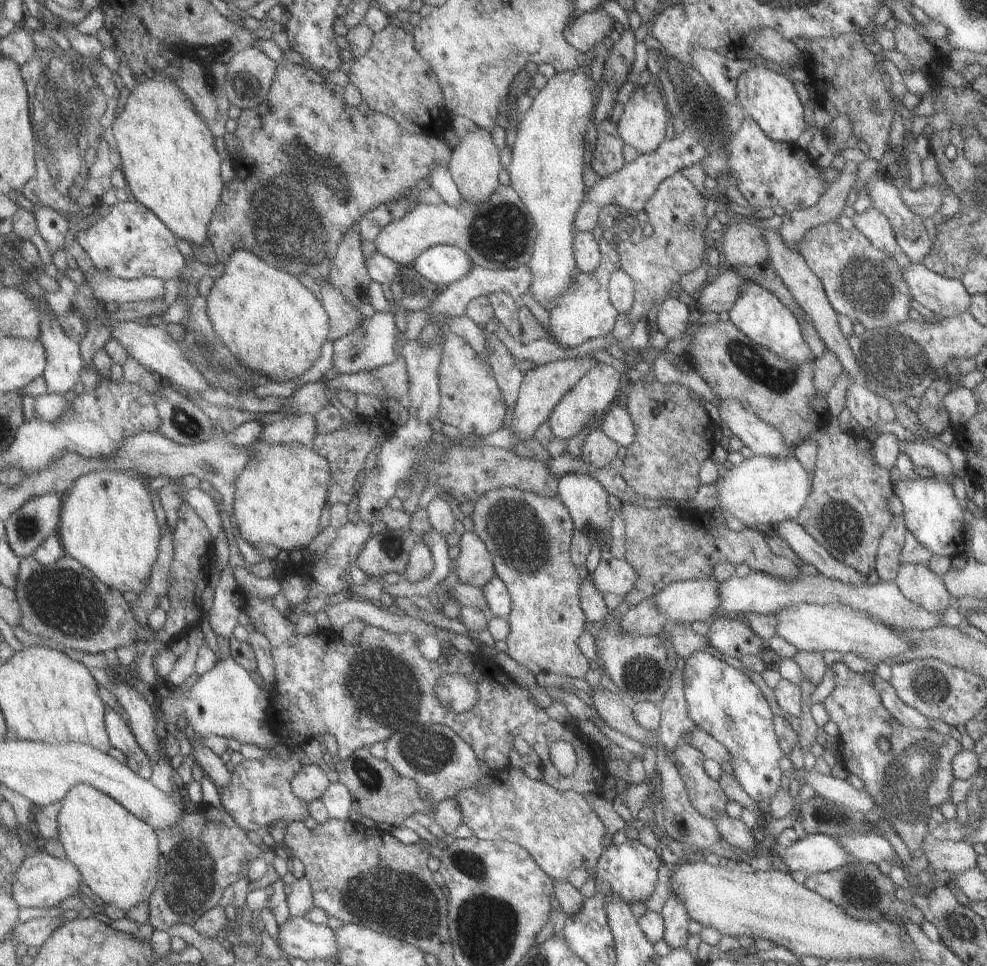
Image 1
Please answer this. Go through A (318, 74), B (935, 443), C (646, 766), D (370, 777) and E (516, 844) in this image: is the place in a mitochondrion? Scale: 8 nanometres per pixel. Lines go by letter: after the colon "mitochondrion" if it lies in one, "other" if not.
A: other
B: other
C: other
D: mitochondrion
E: other

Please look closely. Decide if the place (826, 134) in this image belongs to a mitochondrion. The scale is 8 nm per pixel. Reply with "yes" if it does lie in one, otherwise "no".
no

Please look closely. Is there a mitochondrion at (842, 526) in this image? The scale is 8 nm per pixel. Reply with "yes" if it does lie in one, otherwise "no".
yes

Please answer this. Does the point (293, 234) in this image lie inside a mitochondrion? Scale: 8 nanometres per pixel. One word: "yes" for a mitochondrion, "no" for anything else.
yes

